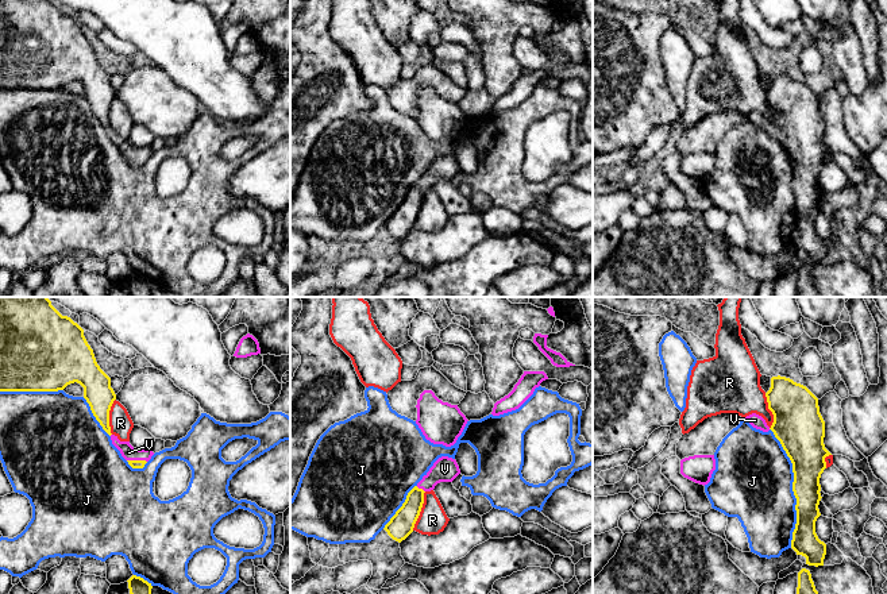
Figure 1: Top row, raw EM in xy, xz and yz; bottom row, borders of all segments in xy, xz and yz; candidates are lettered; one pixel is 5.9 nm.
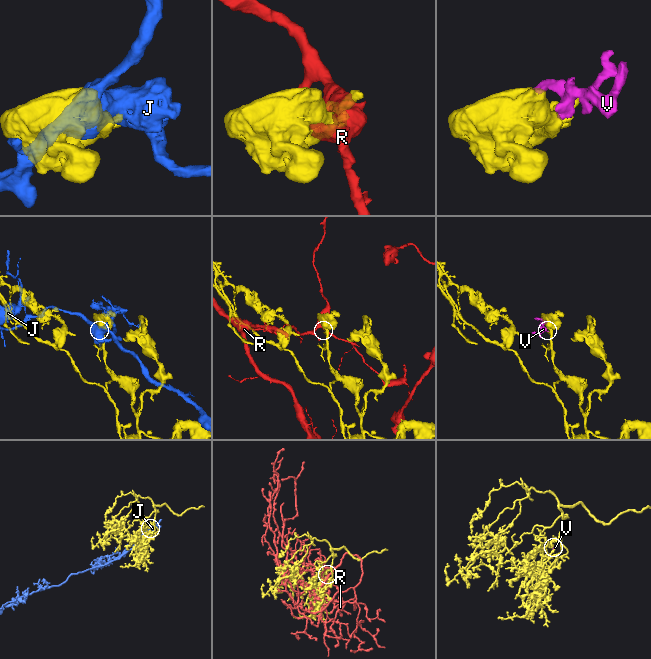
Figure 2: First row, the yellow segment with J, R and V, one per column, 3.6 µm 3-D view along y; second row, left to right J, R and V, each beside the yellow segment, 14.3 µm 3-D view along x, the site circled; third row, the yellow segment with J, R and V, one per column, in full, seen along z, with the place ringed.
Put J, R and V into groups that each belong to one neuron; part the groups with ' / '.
J / R / V

